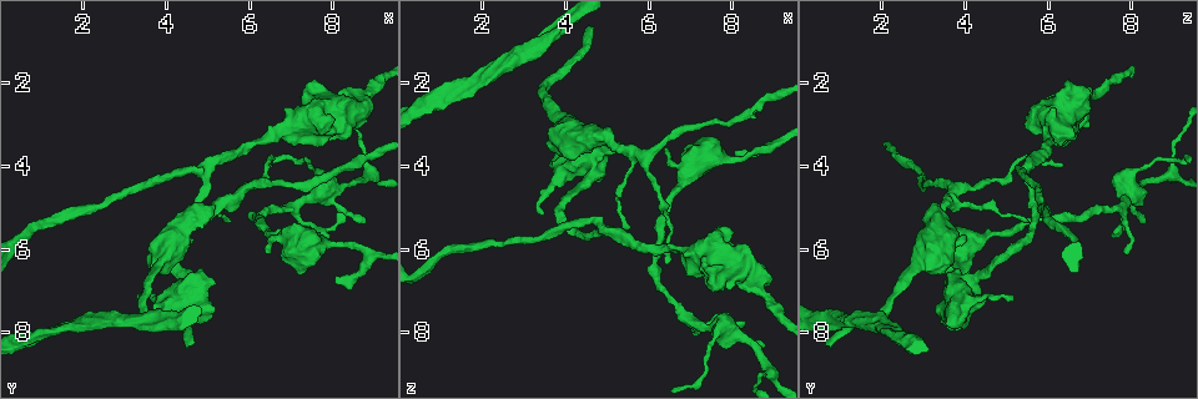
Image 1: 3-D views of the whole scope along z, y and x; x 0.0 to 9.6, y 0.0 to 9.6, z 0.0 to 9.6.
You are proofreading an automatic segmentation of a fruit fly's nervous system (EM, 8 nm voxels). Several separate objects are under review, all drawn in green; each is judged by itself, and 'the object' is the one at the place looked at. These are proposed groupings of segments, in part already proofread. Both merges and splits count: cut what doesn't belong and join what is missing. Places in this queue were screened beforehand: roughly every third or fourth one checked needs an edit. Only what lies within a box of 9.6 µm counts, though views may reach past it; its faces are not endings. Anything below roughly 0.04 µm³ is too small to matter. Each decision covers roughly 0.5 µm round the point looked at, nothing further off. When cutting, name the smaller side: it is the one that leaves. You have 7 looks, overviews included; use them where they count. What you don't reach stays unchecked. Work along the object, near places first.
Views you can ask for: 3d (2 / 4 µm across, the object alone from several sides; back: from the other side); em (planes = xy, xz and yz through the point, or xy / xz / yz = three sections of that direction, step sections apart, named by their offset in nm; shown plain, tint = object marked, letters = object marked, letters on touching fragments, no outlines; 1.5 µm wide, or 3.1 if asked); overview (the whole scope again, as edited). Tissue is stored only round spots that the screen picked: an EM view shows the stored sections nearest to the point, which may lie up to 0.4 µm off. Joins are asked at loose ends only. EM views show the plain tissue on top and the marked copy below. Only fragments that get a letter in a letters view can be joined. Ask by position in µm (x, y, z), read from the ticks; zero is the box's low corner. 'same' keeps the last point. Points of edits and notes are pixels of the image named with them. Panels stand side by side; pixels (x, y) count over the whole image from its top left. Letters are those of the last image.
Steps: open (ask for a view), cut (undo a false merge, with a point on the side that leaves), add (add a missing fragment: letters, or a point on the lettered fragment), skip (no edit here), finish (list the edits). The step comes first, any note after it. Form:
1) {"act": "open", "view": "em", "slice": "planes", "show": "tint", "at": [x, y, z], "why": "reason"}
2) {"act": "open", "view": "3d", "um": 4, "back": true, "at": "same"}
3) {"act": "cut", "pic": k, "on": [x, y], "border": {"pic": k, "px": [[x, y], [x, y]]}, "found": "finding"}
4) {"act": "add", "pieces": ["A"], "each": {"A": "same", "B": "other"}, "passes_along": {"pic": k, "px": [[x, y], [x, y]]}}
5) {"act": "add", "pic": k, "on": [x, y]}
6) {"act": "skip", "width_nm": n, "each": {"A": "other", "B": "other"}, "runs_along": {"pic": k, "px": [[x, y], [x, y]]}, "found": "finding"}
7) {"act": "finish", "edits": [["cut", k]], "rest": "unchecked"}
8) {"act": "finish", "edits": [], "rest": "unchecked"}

{"act": "open", "view": "em", "slice": "planes", "show": "letters", "at": [8.35, 5.20, 7.75], "why": "thin end"}

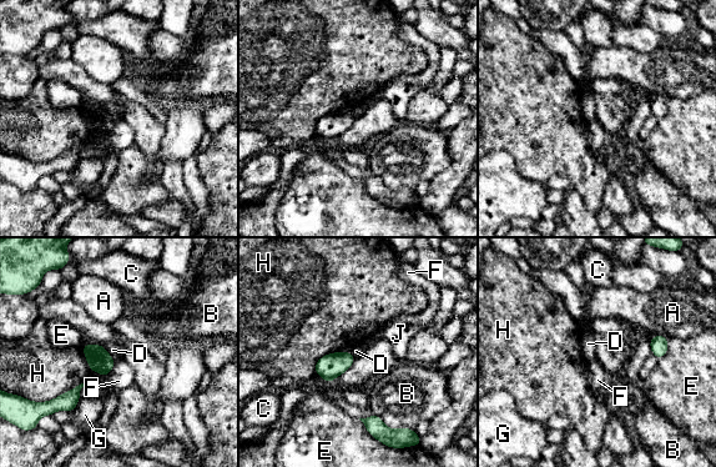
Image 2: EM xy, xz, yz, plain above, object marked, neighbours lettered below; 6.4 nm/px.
{"act": "skip", "each": {"A": "other", "B": "other", "C": "other", "D": "other", "E": "other", "F": "other", "G": "other", "H": "other", "J": "other"}, "border": {"pic": 2, "px": [[104, 347], [114, 361]]}, "found": "none of them fits"}

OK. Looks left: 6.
{"act": "open", "view": "3d", "um": 2, "at": [6.45, 4.00, 6.40], "why": "free end"}

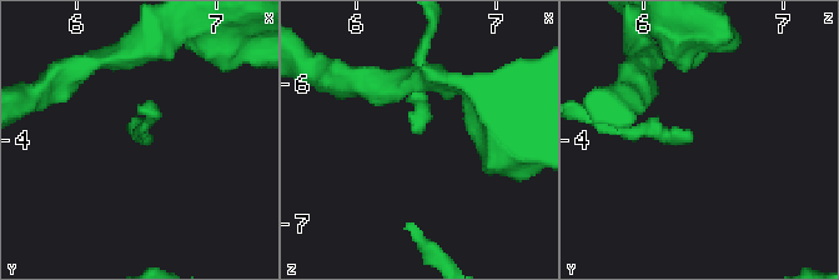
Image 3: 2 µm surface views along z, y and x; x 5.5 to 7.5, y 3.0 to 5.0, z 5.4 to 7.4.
{"act": "open", "view": "em", "slice": "planes", "show": "letters", "at": [6.46, 4.02, 6.34], "why": "need the tissue"}

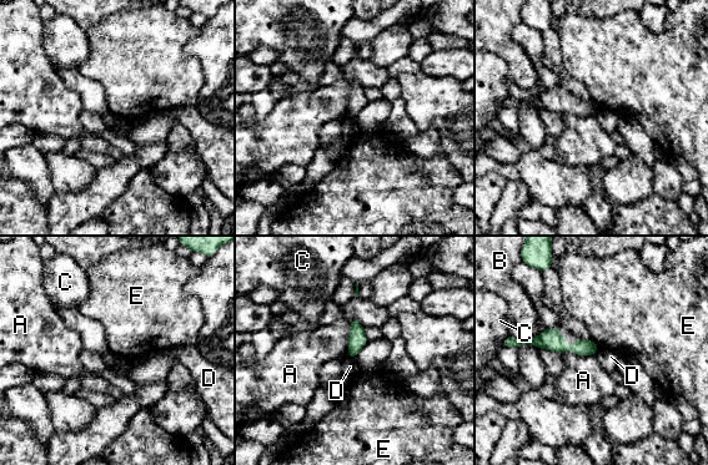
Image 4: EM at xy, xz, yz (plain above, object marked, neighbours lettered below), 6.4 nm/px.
{"act": "skip", "each": {"A": "other", "B": "other", "C": "other", "D": "other", "E": "other"}, "border": {"pic": 4, "px": [[349, 355], [355, 359]]}, "found": "no lettered fragment goes on from it"}

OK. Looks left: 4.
{"act": "open", "view": "3d", "um": 2, "at": [6.55, 5.65, 4.60], "why": "sudden change in width"}

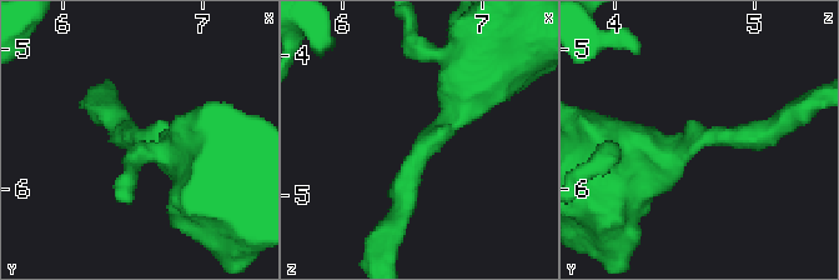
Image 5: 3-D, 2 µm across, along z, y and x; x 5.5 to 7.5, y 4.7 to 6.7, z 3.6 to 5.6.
{"act": "open", "view": "em", "slice": "planes", "show": "tint", "at": [6.62, 5.64, 4.62], "arm_widths_nm": [190, 550]}

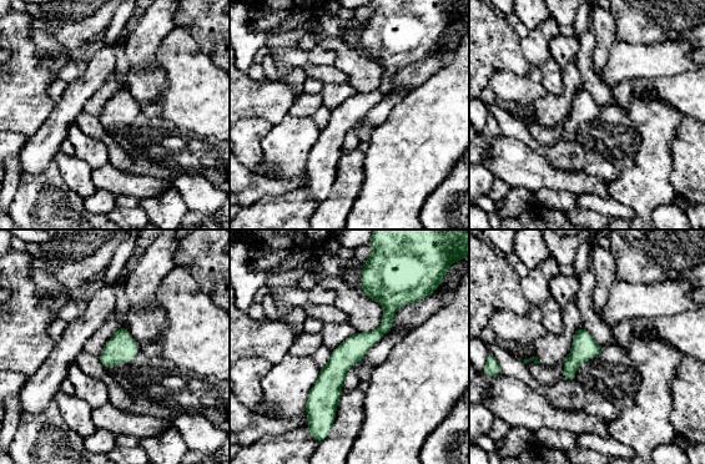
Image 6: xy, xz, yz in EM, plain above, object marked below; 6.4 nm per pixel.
{"act": "open", "view": "em", "slice": "planes", "show": "letters", "at": "same"}

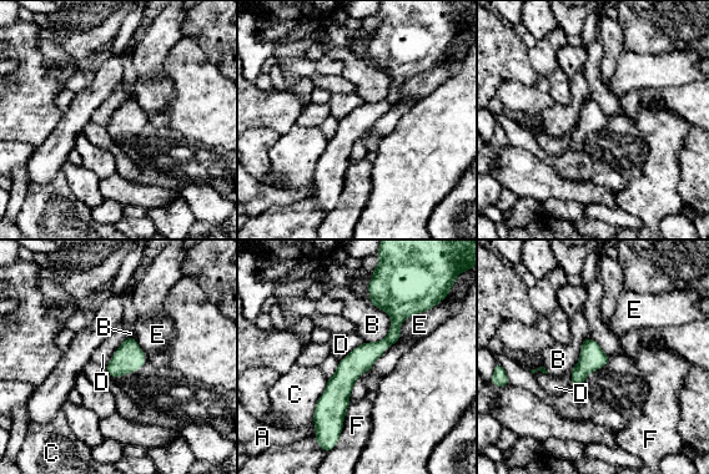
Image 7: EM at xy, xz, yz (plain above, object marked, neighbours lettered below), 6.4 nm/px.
{"act": "skip", "width_nm": 160, "each": {"A": "other", "B": "other", "C": "other", "D": "other", "E": "other", "F": "other"}, "border": {"pic": 7, "px": [[127, 337], [105, 367]]}, "found": "continuous, no second cell"}

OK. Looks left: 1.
{"act": "finish", "edits": [], "rest": "unchecked"}

